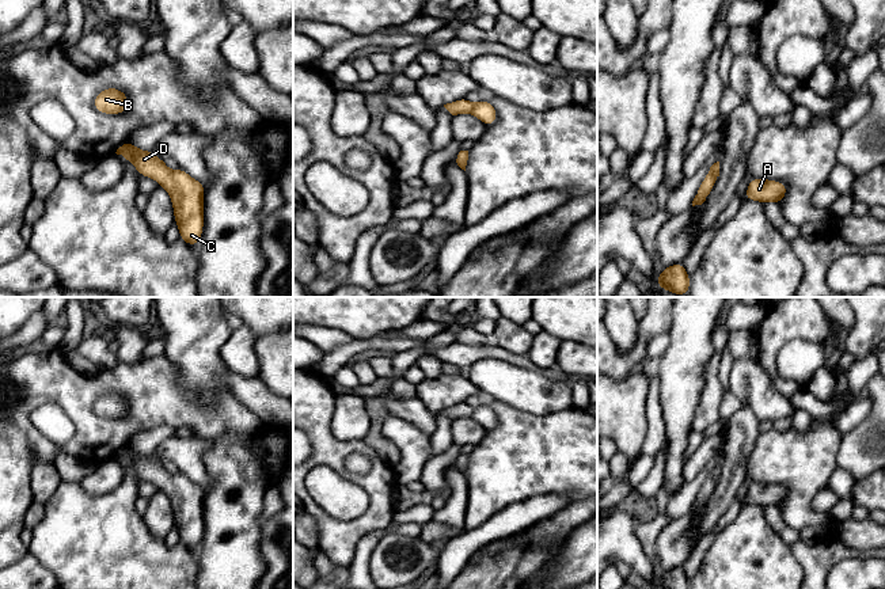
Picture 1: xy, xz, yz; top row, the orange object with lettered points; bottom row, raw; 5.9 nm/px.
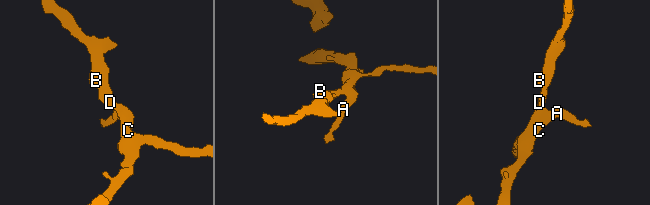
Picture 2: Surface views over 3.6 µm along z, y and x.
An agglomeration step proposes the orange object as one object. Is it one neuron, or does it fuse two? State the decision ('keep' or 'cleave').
keep

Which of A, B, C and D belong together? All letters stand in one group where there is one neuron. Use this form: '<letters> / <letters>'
A B C D

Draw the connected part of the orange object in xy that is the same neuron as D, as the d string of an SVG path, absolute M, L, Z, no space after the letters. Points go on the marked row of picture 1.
M126 140L115 153L132 162L140 175L155 179L167 190L179 238L190 246L198 246L204 229L205 185L179 167L170 171L163 159L156 157L152 151L136 148L130 140Z

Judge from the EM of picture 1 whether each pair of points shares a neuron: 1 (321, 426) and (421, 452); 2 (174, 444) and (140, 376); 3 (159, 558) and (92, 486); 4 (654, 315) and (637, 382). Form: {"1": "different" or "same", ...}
{"1": "different", "2": "different", "3": "different", "4": "different"}

